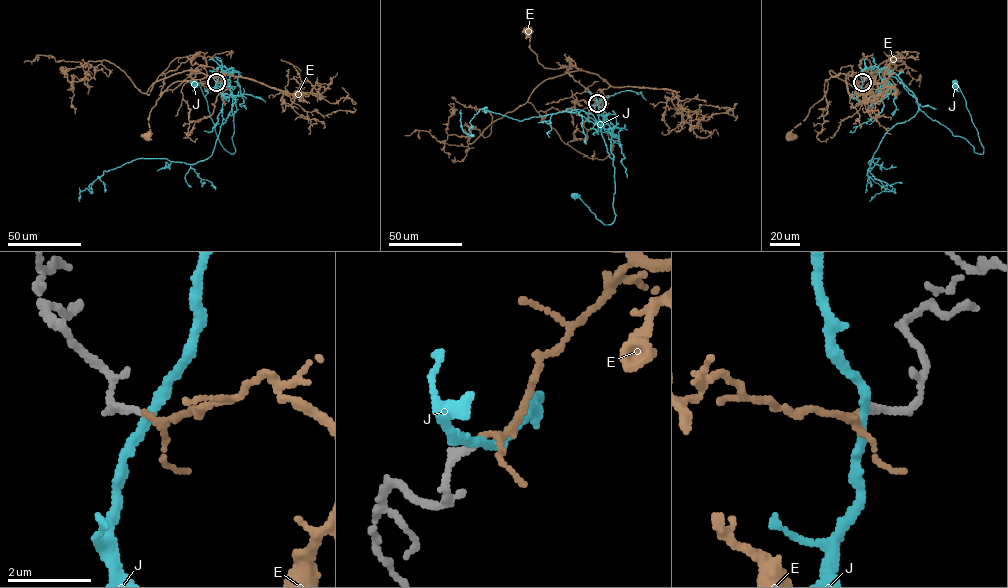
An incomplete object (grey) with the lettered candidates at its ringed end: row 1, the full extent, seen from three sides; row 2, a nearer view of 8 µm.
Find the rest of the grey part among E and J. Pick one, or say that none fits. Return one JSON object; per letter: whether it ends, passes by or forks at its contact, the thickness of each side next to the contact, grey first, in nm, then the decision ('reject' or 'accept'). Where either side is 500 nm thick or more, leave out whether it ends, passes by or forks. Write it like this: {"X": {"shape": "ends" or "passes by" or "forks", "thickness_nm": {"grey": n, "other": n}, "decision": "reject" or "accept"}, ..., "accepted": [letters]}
{"E": {"shape": "passes by", "thickness_nm": {"grey": 180, "other": 130}, "decision": "accept"}, "J": {"shape": "passes by", "thickness_nm": {"grey": 180, "other": 220}, "decision": "reject"}, "accepted": ["E"]}

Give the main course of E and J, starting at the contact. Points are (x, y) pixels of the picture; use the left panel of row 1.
E: (216, 82), (228, 74), (172, 83), (149, 112), (148, 136)
J: (216, 82), (222, 66), (233, 68), (230, 80), (233, 154), (219, 141), (206, 98), (194, 82)

